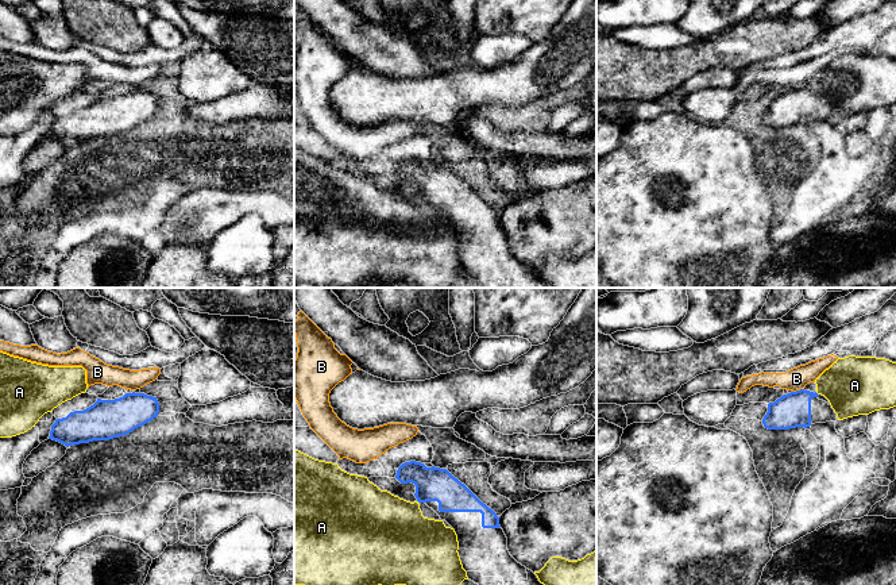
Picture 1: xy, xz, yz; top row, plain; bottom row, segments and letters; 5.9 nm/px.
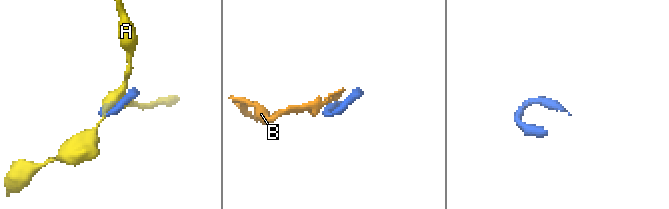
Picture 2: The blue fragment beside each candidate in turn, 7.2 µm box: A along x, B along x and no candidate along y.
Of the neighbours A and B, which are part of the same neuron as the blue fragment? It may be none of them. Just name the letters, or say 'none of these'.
none of these

